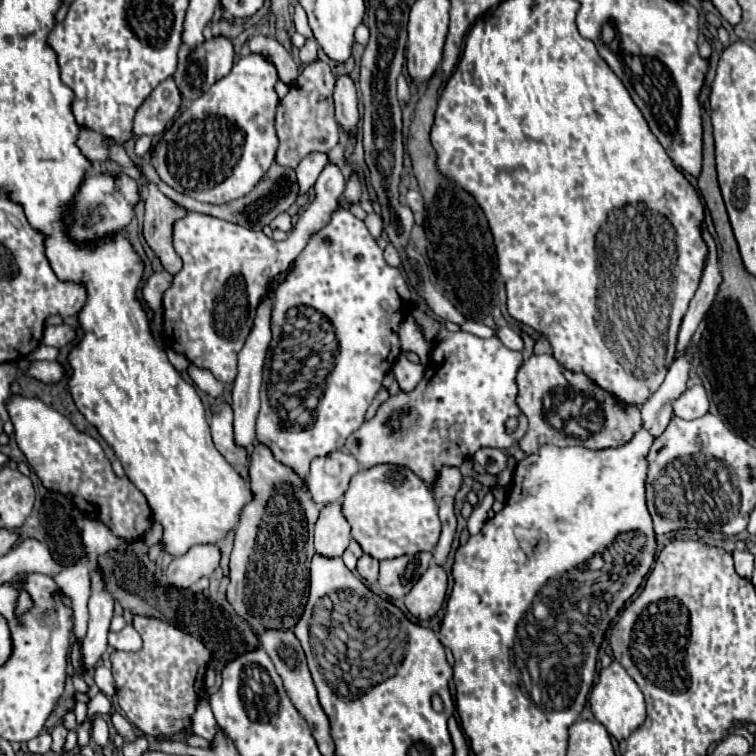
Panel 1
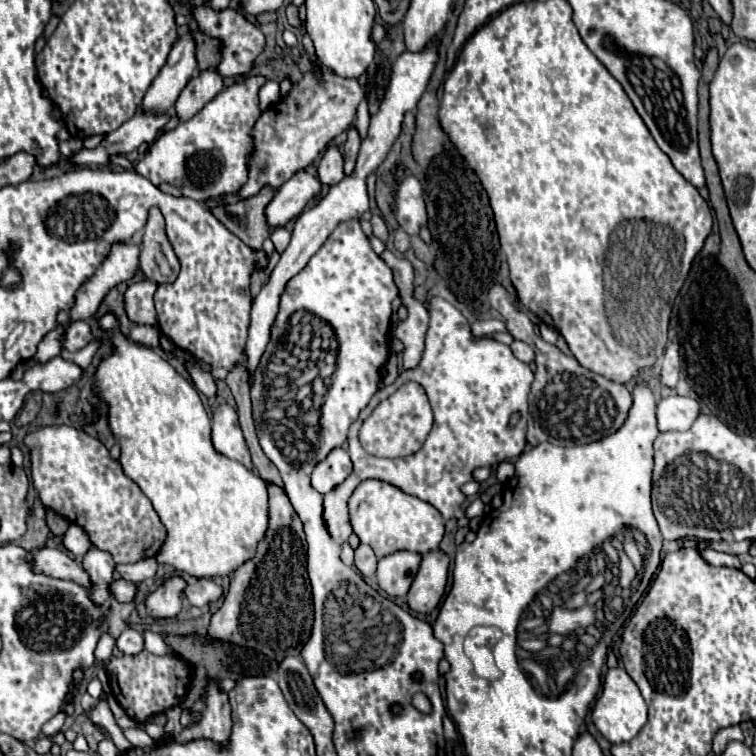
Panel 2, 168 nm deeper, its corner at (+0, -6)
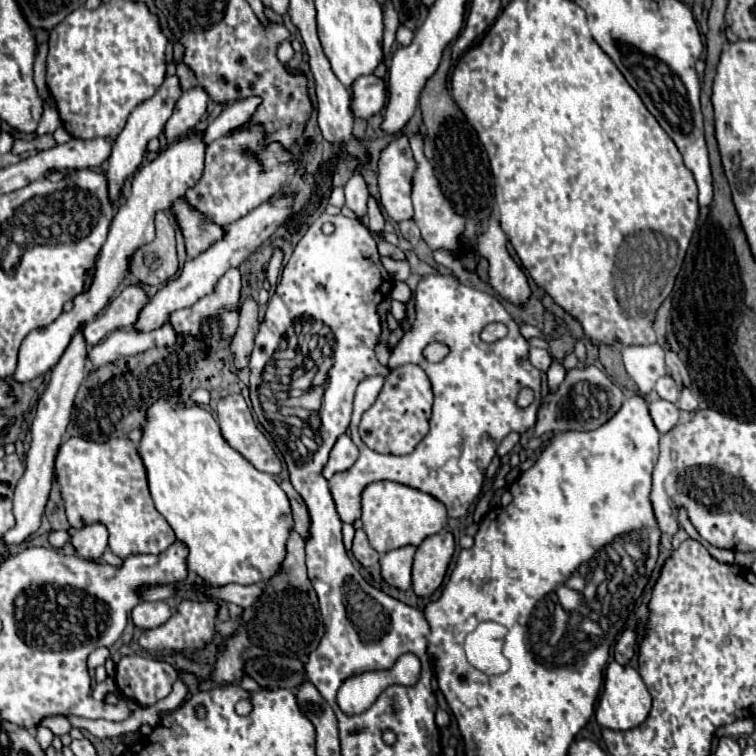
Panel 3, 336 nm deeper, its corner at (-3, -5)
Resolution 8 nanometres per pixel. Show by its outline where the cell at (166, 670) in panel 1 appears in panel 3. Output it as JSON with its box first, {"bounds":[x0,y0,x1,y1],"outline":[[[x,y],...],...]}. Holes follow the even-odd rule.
{"bounds":[115,654,177,706],"outline":[[[146,654],[123,656],[117,664],[115,684],[121,696],[139,702],[141,706],[153,706],[171,692],[177,672],[165,660]]]}

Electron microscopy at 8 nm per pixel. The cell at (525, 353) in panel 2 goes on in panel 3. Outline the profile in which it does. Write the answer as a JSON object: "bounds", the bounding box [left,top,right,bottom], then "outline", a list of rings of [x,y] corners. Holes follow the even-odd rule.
{"bounds":[529,348,553,372],"outline":[[[531,348],[529,360],[535,368],[539,368],[541,372],[547,372],[547,368],[553,364],[553,356],[549,350],[541,350],[541,348]]]}

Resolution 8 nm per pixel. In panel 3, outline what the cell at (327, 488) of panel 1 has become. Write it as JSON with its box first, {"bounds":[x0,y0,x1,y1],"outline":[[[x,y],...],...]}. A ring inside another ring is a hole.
{"bounds":[323,434,359,480],"outline":[[[341,434],[331,450],[327,466],[323,468],[323,476],[329,480],[335,472],[343,472],[343,470],[351,468],[351,464],[355,464],[357,456],[359,456],[359,450],[353,444],[353,440],[347,434]]]}

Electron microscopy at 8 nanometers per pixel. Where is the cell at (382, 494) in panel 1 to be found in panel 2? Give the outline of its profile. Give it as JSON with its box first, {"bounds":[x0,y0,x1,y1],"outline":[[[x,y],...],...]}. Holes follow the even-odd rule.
{"bounds":[348,479,444,559],"outline":[[[378,479],[362,481],[352,493],[348,501],[348,509],[350,509],[350,523],[354,533],[362,543],[374,549],[378,559],[392,555],[396,551],[412,551],[426,555],[438,549],[444,535],[444,517],[436,507],[414,495],[404,493],[402,489],[386,481],[378,481]]]}

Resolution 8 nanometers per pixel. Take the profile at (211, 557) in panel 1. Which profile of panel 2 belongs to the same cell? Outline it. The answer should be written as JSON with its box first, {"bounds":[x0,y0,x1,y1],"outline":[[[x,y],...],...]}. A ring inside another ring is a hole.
{"bounds":[146,575,186,617],"outline":[[[172,575],[158,587],[154,593],[148,595],[146,607],[152,617],[176,617],[182,609],[186,581],[180,575]]]}

